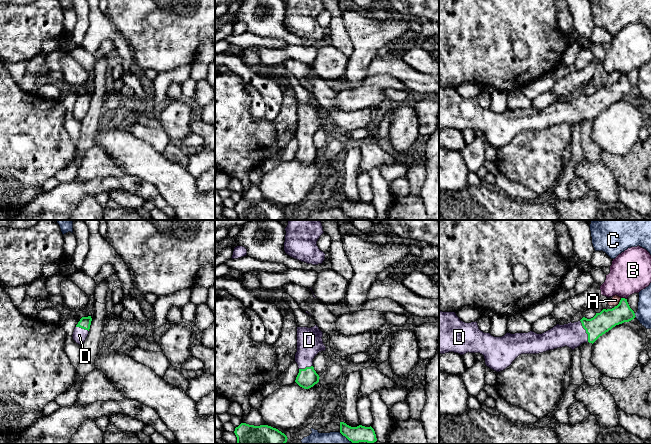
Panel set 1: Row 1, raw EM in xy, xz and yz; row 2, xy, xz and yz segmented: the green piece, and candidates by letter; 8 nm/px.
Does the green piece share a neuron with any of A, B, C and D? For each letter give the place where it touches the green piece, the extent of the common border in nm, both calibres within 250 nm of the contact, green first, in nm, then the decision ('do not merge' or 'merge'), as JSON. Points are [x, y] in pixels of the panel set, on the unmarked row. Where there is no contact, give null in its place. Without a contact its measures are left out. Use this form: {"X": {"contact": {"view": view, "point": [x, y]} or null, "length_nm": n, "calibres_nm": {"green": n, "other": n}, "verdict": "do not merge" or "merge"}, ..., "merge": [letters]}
{"A": {"contact": {"view": "yz", "point": [619, 78]}, "length_nm": 90, "calibres_nm": {"green": 170, "other": 70}, "verdict": "do not merge"}, "B": {"contact": {"view": "yz", "point": [624, 74]}, "length_nm": 50, "calibres_nm": {"green": 160, "other": 320}, "verdict": "do not merge"}, "C": {"contact": {"view": "yz", "point": [634, 91]}, "length_nm": 40, "calibres_nm": {"green": 160, "other": 120}, "verdict": "do not merge"}, "D": {"contact": {"view": "yz", "point": [586, 107]}, "length_nm": 190, "calibres_nm": {"green": 170, "other": 200}, "verdict": "merge"}, "merge": ["D"]}

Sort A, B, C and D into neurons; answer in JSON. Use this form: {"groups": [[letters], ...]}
{"groups": [["A"], ["B"], ["C"], ["D"]]}

